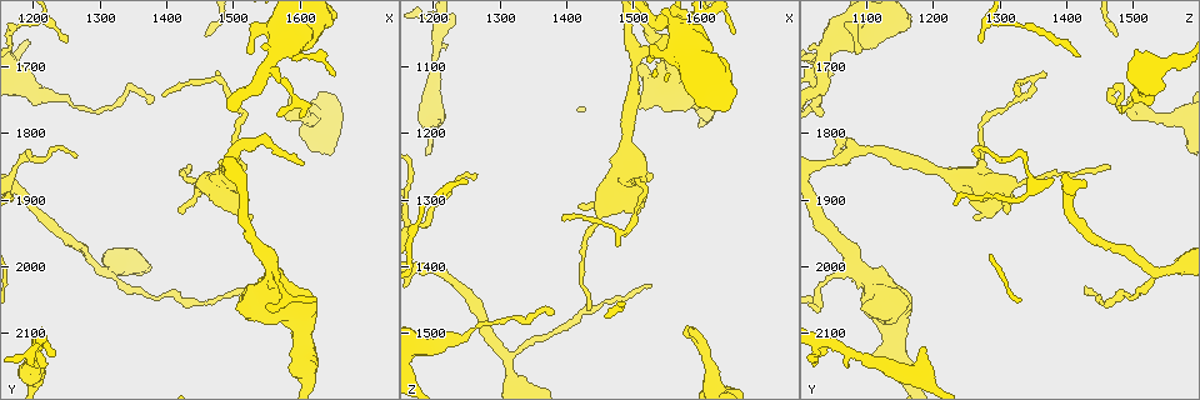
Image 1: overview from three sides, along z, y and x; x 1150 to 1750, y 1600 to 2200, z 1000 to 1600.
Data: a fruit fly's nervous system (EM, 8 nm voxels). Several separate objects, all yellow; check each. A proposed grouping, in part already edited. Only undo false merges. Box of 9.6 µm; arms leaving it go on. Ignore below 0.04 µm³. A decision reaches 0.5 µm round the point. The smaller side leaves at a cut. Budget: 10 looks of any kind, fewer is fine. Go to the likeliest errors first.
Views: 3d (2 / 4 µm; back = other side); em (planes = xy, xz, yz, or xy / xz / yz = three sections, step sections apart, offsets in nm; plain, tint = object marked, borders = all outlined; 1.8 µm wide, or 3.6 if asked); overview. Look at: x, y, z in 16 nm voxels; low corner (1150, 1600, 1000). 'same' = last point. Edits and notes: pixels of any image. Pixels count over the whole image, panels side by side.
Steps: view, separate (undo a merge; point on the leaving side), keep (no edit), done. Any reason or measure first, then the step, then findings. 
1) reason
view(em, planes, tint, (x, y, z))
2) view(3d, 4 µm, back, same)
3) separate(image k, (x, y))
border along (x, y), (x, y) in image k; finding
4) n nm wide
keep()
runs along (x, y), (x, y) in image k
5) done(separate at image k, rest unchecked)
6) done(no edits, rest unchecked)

calibre changes
view(em, 3.6 µm, planes, borders, (1560, 2020, 1105))

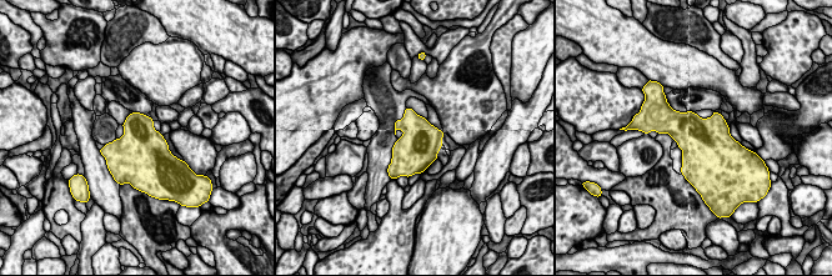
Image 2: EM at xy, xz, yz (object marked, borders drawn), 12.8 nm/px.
550 nm wide
keep()
continuous, no second neuron

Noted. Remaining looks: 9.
four or more arms meet
view(em, xz, step 4, tint, (1500, 1865, 1250))

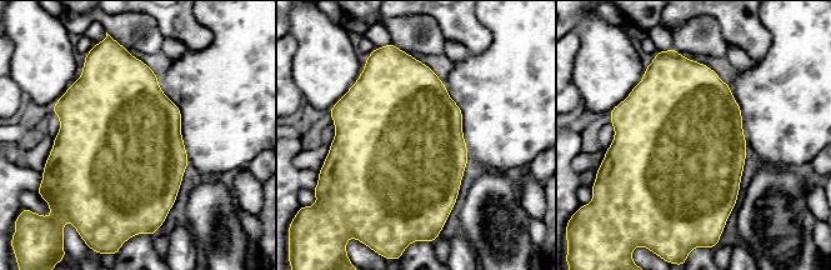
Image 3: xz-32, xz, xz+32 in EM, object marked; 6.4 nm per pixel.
view(em, planes, tint, same)

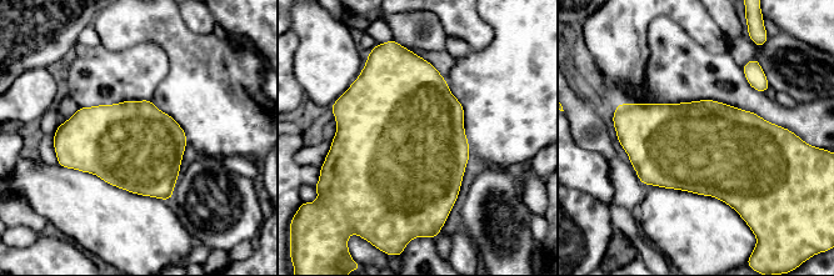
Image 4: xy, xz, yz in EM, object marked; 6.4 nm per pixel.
550 nm wide
keep()
continuous, no second neuron

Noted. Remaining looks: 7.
three-way junction
view(3d, 4 µm, (1620, 1775, 1575))

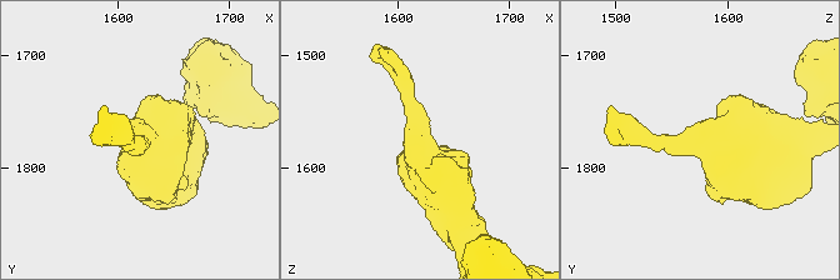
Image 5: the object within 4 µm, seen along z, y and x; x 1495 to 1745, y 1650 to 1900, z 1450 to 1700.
3 arms; arms of 220, 300, 600 nm; need the tissue
view(em, planes, tint, (1616, 1778, 1572))

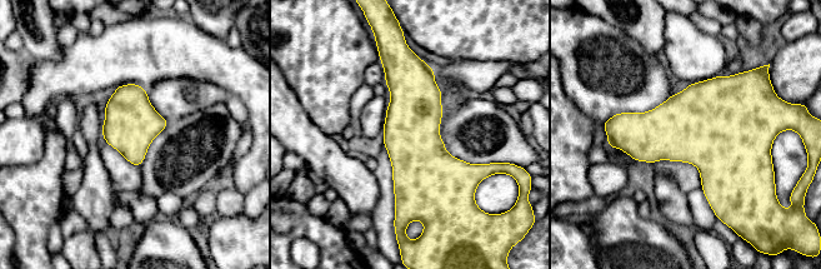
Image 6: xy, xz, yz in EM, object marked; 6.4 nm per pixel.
keep()
continuous, no second neuron

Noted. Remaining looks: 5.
calibre changes
view(em, 3.6 µm, xy, step 16, tint, (1200, 2160, 1160))

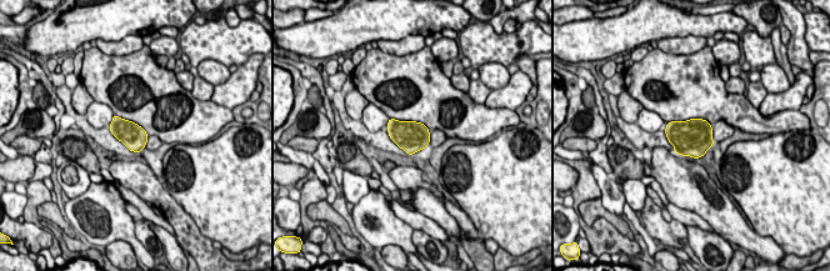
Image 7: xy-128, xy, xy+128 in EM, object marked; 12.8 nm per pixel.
view(em, 3.6 µm, planes, tint, same)

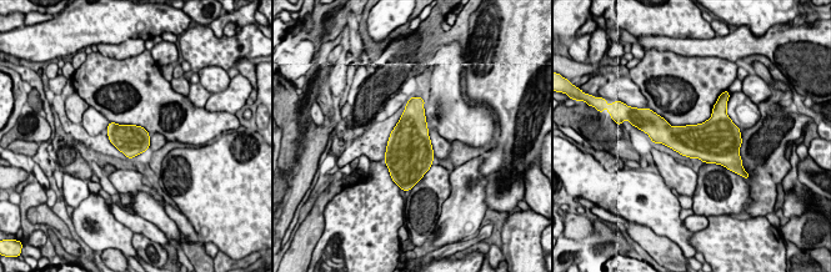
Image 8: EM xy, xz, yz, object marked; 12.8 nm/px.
keep()
continuous, no second neuron

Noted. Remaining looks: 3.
done(no edits, rest unchecked)

